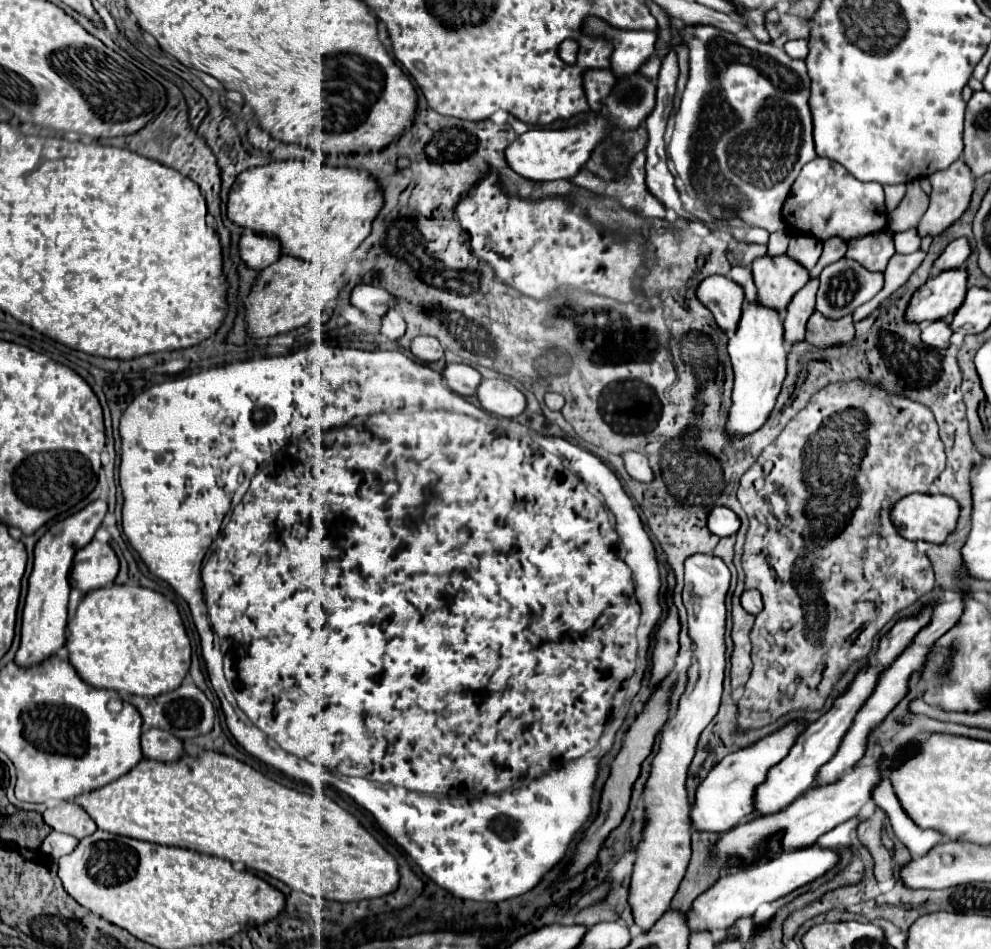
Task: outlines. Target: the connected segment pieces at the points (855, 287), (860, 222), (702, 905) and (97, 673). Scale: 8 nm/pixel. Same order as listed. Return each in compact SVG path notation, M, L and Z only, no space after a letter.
M842 257L840 261L824 267L824 271L820 273L820 289L816 295L816 309L832 319L840 319L848 313L852 313L858 305L870 301L876 293L880 293L884 287L884 273L880 271L864 271L864 267L860 267L860 263L856 263L854 259Z
M816 157L802 167L798 179L792 185L790 197L786 199L782 215L792 231L808 233L822 241L834 235L850 241L886 227L884 191L880 183L858 181L854 175L848 175L840 163Z
M816 843L812 847L804 847L804 849L796 849L796 851L782 851L780 855L776 855L776 859L770 859L756 867L750 867L748 871L722 875L710 889L700 893L700 897L696 897L692 901L692 907L686 913L686 923L692 933L696 933L696 931L710 931L710 933L726 931L738 919L752 917L754 911L762 903L776 901L776 899L792 893L794 889L808 885L814 879L822 877L824 873L834 869L838 865L838 861L840 861L840 853L836 849L826 849Z
M108 585L86 593L78 605L74 619L68 621L66 647L70 651L70 663L92 687L126 691L142 697L164 695L180 687L192 663L190 639L176 605L152 589L132 585Z

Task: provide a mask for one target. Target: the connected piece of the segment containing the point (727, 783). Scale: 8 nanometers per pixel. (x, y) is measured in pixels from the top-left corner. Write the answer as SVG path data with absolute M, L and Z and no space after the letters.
M790 723L784 729L760 739L758 743L754 743L750 747L726 755L708 773L708 777L696 787L696 799L690 807L692 829L722 833L722 831L728 831L728 829L736 827L738 823L746 821L752 815L754 787L766 779L766 773L774 763L780 763L788 755L788 749L794 745L796 737L802 731L804 731L804 723Z

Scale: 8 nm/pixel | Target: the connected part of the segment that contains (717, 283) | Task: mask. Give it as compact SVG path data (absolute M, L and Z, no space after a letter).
M706 277L696 291L698 299L712 311L718 327L722 331L734 333L740 319L740 307L744 303L744 293L738 283L728 277Z

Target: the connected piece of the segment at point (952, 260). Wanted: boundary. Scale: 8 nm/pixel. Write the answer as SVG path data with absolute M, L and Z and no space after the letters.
M954 239L944 253L936 259L934 269L936 271L948 271L948 269L958 269L962 267L962 263L966 261L966 257L970 255L970 245L966 239Z

